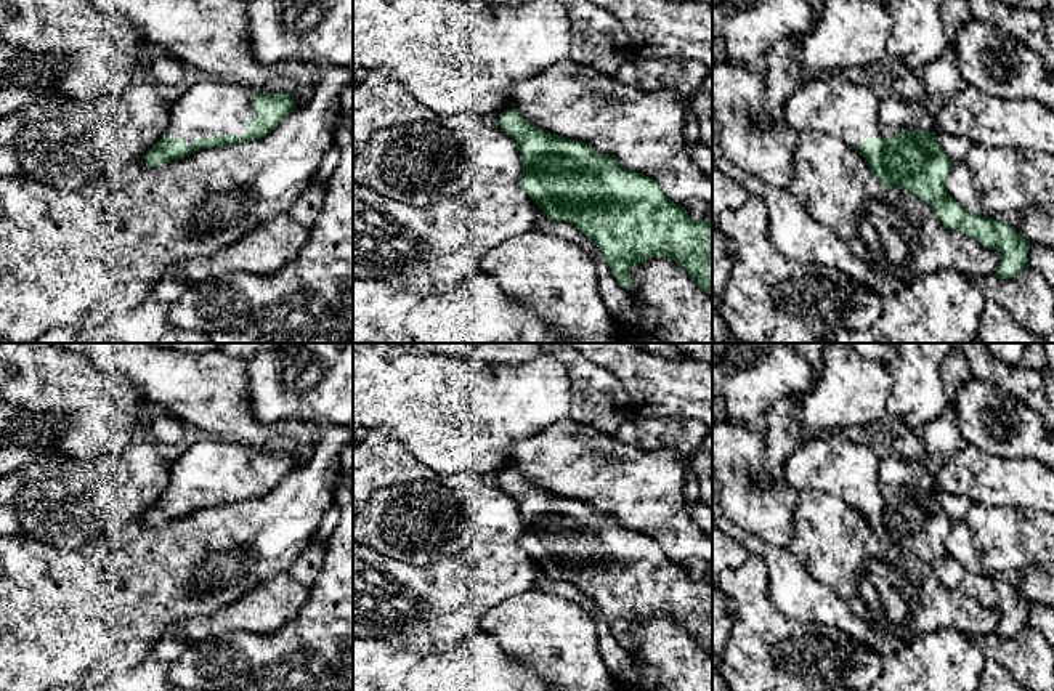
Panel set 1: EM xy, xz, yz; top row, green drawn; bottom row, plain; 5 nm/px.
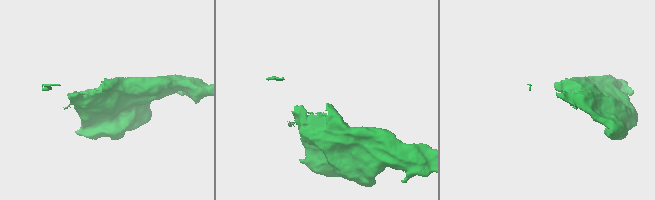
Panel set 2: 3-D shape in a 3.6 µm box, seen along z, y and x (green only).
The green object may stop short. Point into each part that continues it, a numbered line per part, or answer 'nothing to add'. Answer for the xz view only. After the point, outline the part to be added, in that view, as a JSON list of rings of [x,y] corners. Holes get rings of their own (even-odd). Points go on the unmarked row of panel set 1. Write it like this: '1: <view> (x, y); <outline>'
nothing to add

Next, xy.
1: xy (207, 468); [[[204,438],[170,463],[164,495],[184,497],[188,507],[194,507],[197,497],[242,495],[253,478],[255,451],[242,441]]]

